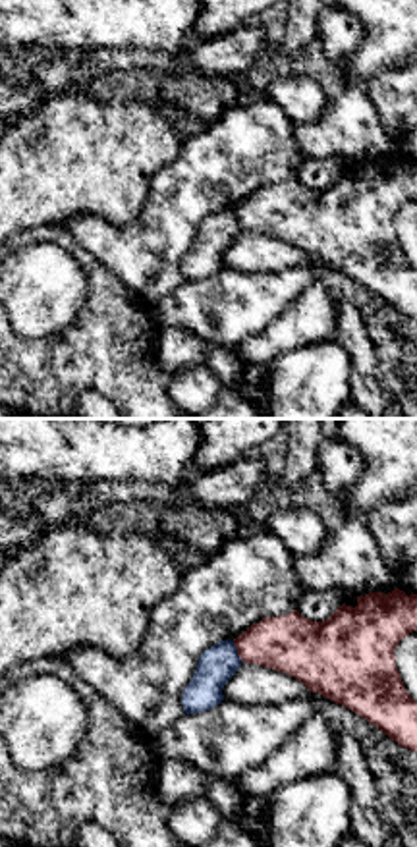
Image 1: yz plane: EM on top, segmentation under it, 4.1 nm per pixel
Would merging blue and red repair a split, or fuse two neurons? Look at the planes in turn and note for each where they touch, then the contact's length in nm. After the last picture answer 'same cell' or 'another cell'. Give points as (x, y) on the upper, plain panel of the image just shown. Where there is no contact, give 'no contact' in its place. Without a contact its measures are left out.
meets blue at (236, 220); contact 100 nm long

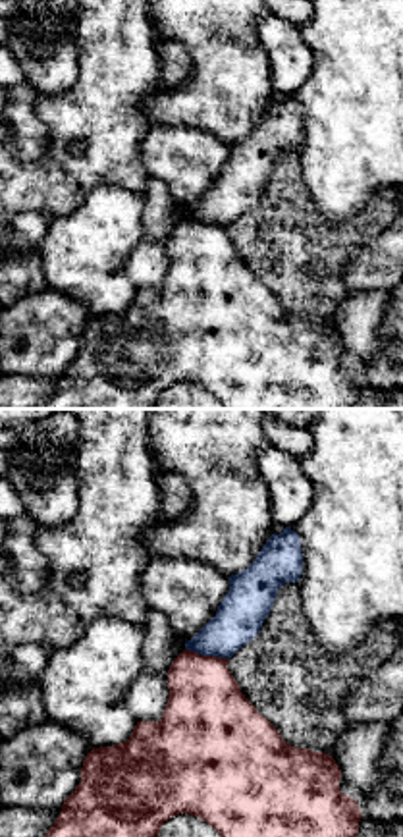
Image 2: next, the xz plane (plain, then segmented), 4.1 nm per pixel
meets blue at (207, 222); contact 180 nm long

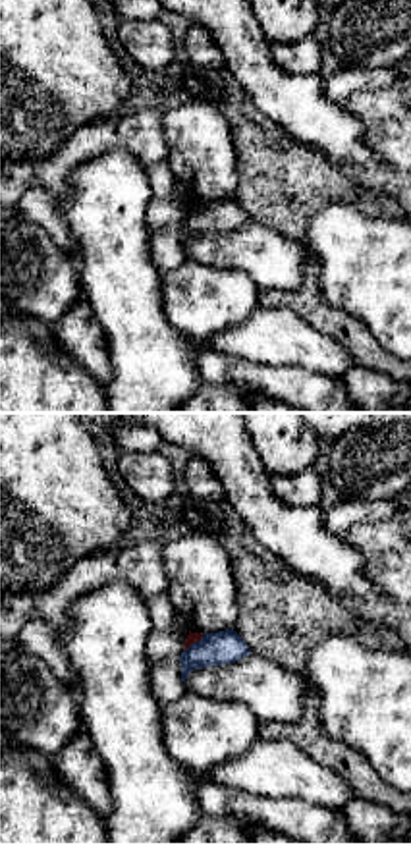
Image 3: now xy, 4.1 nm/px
meets blue at (193, 211); contact 110 nm long

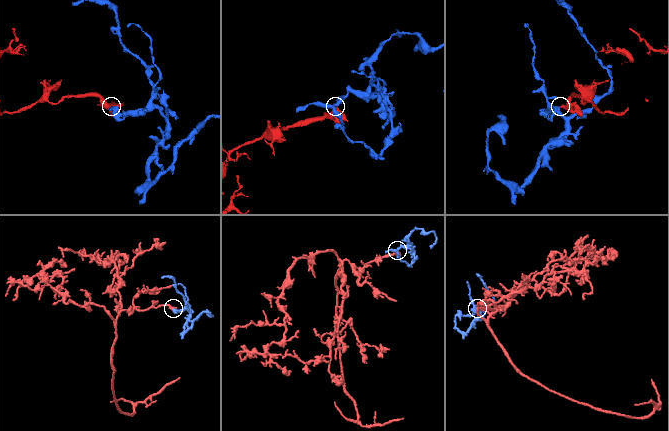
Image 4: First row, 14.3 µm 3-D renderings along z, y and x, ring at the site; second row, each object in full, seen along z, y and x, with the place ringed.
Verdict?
another cell

